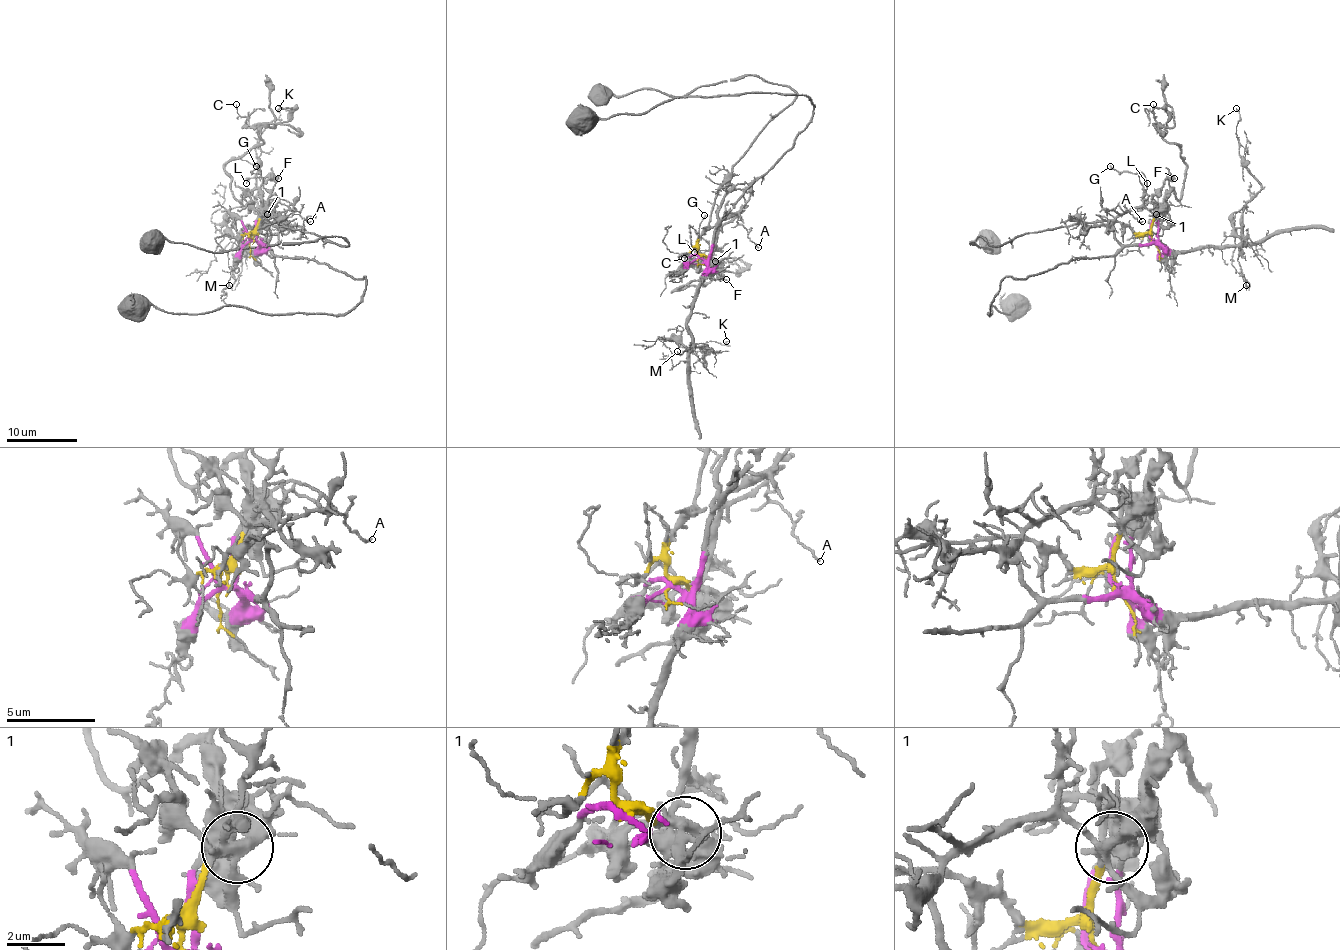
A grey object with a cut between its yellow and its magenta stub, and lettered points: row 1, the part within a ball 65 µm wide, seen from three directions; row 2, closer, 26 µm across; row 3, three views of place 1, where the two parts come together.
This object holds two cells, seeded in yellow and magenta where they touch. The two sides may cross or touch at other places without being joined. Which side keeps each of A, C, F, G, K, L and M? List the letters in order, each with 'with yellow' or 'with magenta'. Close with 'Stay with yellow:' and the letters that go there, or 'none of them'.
A: with yellow
C: with yellow
F: with yellow
G: with yellow
K: with magenta
L: with yellow
M: with magenta
Stay with yellow: A, C, F, G, L

